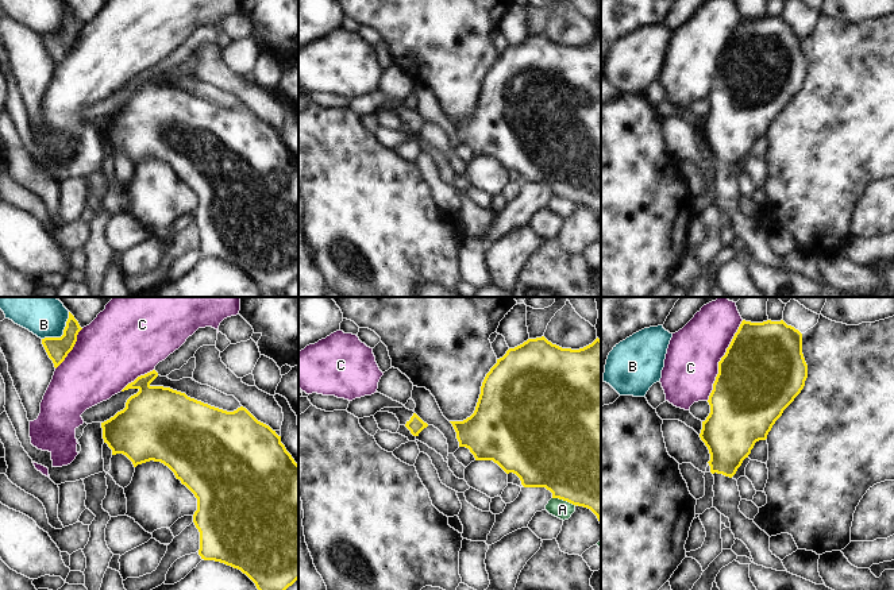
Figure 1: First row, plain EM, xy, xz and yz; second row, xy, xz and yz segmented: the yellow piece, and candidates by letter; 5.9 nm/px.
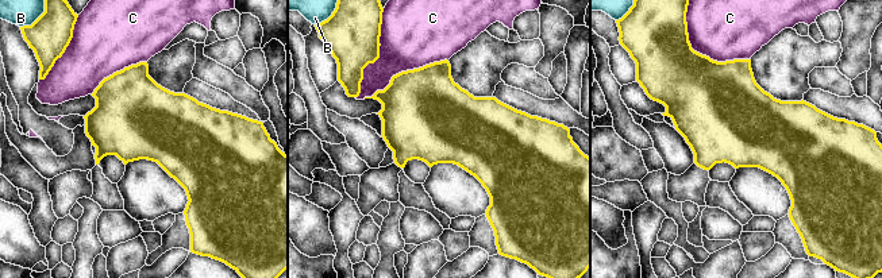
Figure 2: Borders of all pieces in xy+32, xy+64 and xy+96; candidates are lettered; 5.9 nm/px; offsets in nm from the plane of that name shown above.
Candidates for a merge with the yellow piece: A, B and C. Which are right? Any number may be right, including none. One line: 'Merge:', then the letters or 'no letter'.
Merge: no letter

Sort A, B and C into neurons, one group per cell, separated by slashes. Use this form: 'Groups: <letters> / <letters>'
Groups: A / B / C

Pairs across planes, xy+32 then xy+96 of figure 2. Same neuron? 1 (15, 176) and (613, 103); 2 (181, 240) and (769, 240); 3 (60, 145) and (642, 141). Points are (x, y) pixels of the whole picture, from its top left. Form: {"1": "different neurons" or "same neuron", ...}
{"1": "different neurons", "2": "different neurons", "3": "different neurons"}

